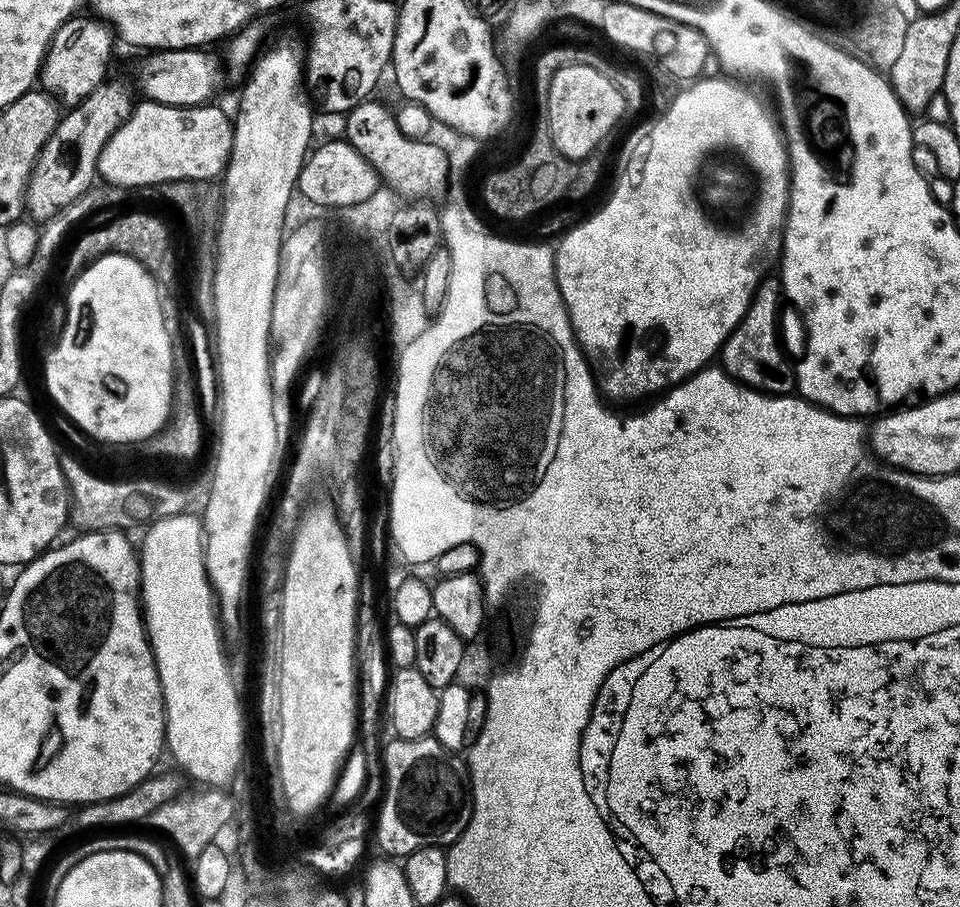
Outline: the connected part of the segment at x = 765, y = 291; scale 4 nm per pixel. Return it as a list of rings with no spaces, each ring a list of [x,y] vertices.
[[[776,278],[768,279],[759,281],[752,303],[748,305],[748,313],[725,340],[722,367],[737,384],[747,384],[750,388],[763,389],[777,396],[787,396],[796,392],[796,373],[790,360],[788,364],[784,357],[782,336],[778,331],[778,313],[782,308],[780,282]]]

